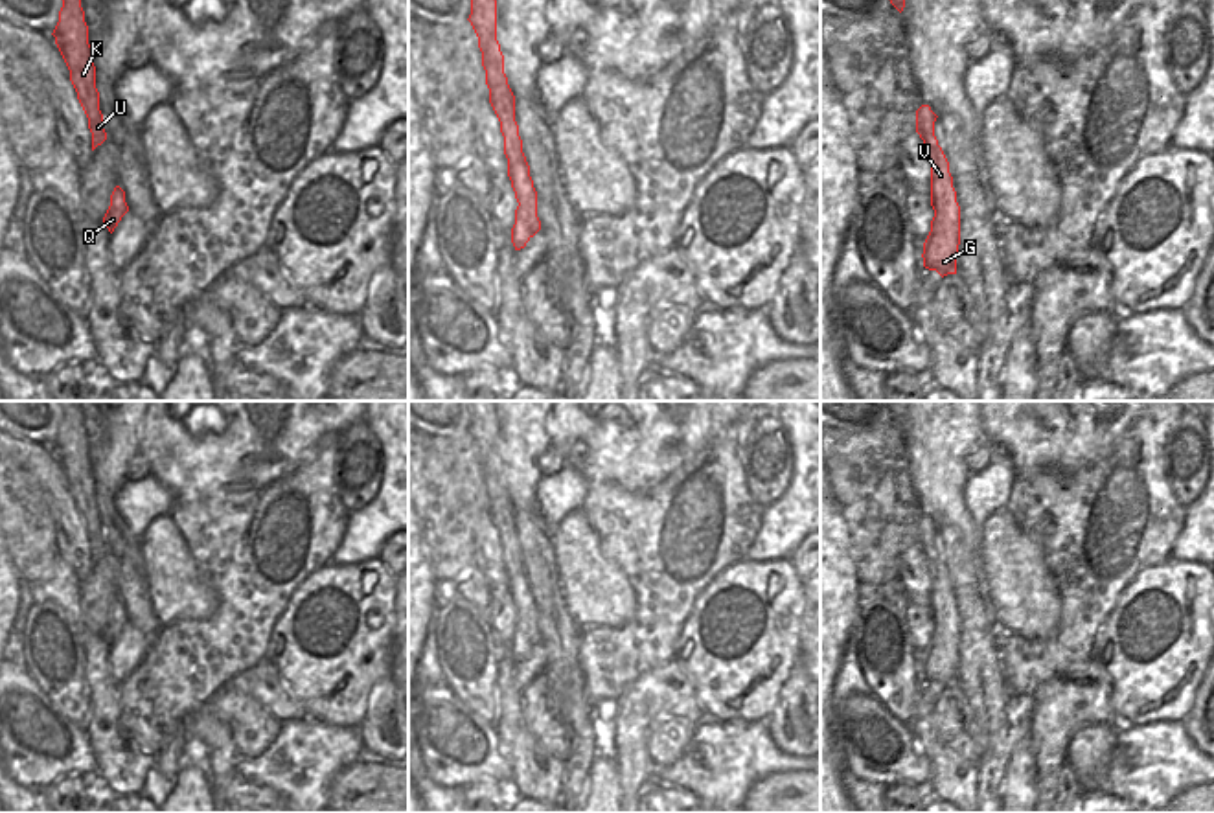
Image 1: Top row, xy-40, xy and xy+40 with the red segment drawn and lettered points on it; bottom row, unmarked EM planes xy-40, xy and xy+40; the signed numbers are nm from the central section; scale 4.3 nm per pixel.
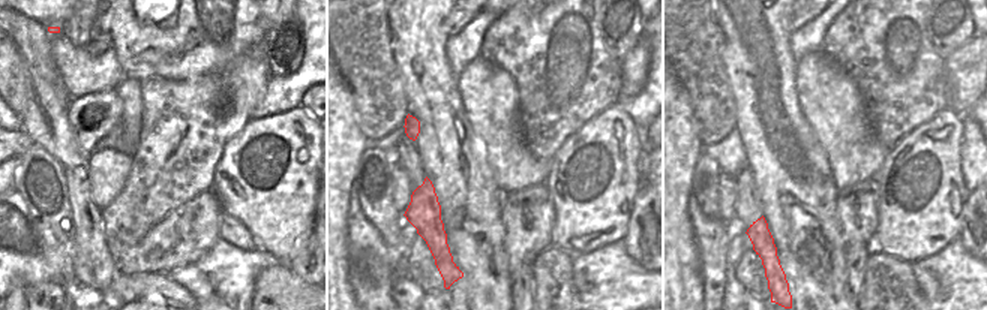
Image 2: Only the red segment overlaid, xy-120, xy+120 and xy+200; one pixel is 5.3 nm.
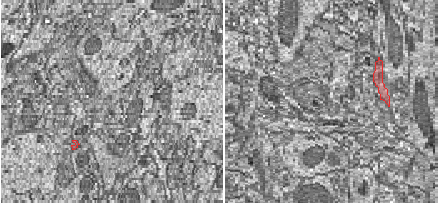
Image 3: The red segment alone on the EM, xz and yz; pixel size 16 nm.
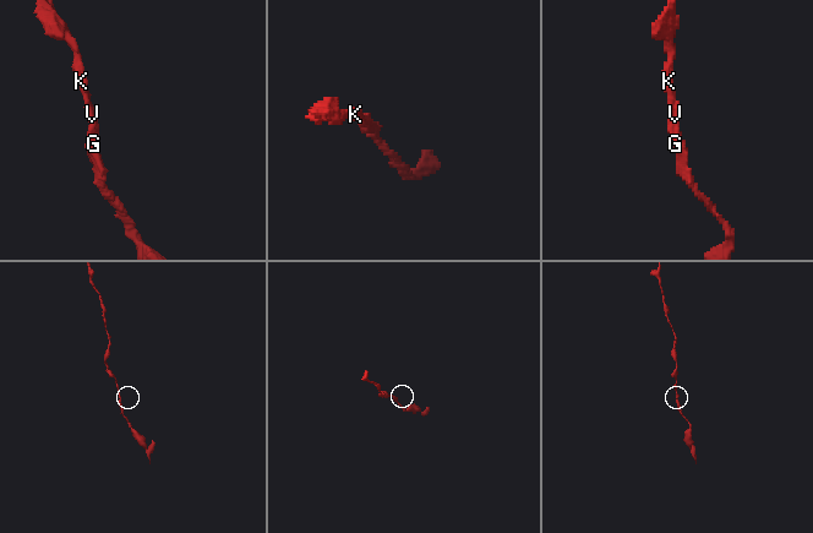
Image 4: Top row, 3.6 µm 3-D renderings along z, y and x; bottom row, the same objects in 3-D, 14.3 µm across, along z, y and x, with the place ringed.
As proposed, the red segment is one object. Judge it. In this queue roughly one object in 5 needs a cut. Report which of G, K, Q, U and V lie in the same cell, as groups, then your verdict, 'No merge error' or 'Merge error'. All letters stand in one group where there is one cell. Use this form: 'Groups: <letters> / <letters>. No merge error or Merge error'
Groups: G K Q U V. No merge error

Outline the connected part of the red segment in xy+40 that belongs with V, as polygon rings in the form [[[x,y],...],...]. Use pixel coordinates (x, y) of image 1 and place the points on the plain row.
[[[929,517],[916,522],[916,544],[927,559],[931,576],[931,618],[934,629],[923,655],[923,679],[936,682],[942,690],[956,686],[956,664],[960,657],[960,618],[949,585],[949,574],[934,548],[936,526]]]

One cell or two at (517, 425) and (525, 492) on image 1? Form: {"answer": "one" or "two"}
{"answer": "one"}

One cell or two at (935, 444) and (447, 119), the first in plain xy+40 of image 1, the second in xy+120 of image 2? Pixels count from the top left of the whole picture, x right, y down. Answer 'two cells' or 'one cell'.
one cell

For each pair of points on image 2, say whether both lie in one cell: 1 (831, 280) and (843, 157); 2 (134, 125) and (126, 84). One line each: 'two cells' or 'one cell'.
1: two cells
2: one cell

